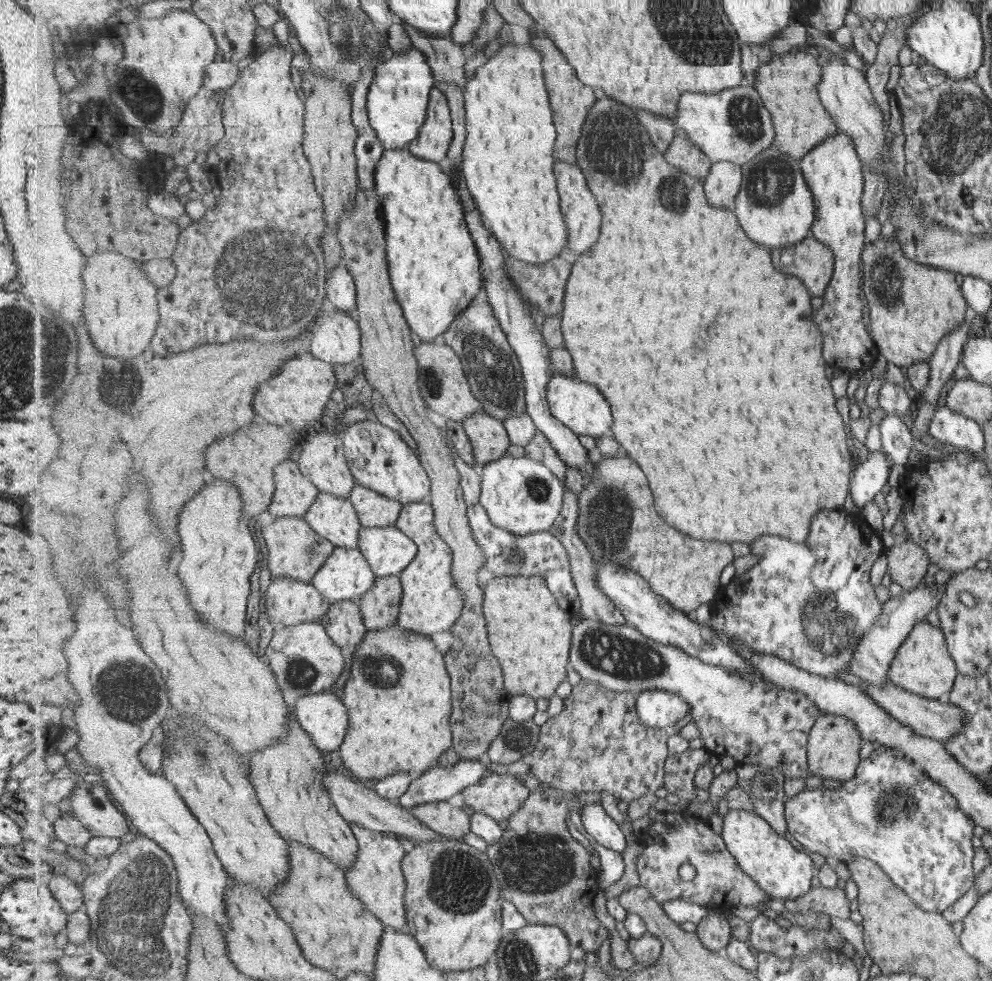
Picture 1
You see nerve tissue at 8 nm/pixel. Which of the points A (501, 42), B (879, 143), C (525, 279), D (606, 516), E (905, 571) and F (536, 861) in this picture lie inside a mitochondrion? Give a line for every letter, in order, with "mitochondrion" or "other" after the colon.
A: other
B: other
C: mitochondrion
D: mitochondrion
E: other
F: mitochondrion

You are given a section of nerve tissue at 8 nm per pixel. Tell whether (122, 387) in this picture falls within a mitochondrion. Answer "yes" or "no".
yes

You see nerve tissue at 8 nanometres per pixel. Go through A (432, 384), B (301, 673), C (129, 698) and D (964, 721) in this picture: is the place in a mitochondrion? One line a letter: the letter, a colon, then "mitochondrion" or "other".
A: mitochondrion
B: mitochondrion
C: mitochondrion
D: other

